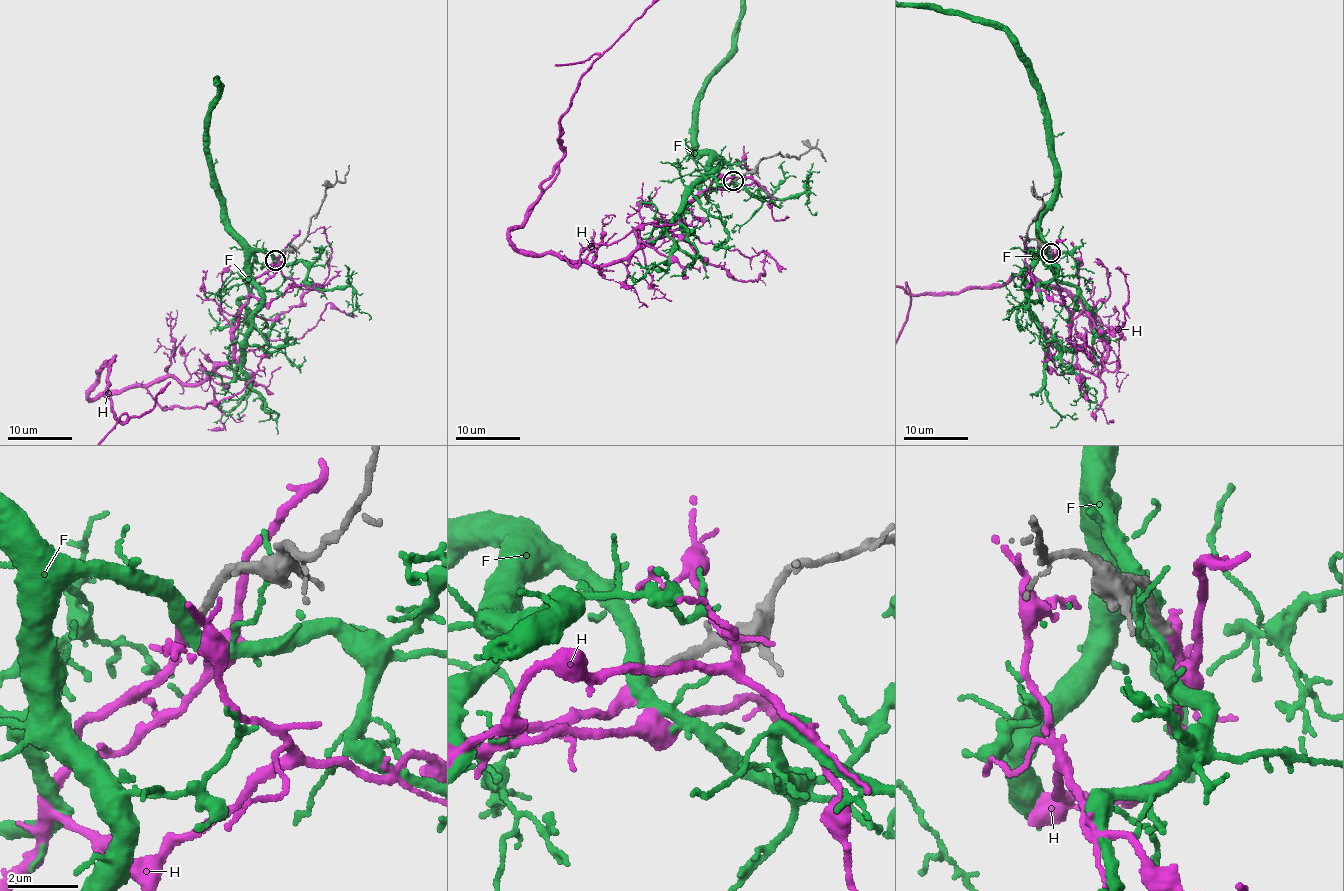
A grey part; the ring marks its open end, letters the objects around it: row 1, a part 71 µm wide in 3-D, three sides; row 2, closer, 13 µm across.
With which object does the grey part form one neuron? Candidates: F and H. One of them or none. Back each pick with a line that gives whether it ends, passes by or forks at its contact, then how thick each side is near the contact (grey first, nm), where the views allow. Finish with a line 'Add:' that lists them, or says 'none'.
H: it passes by; 340 nm thick on the grey side, 340 nm on the other
Add: H

